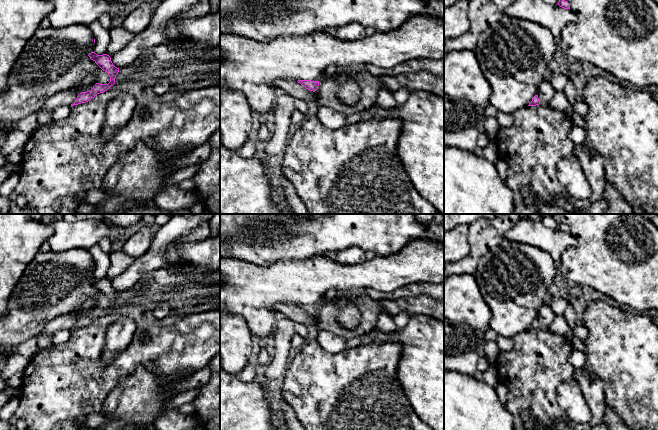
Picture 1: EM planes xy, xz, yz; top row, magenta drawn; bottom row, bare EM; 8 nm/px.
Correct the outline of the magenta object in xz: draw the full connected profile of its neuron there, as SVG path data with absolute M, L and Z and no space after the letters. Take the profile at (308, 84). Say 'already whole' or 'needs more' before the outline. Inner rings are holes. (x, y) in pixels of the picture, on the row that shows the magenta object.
already whole | M298 80L297 82L300 83L302 86L304 86L306 89L313 92L315 92L319 86L319 81Z

